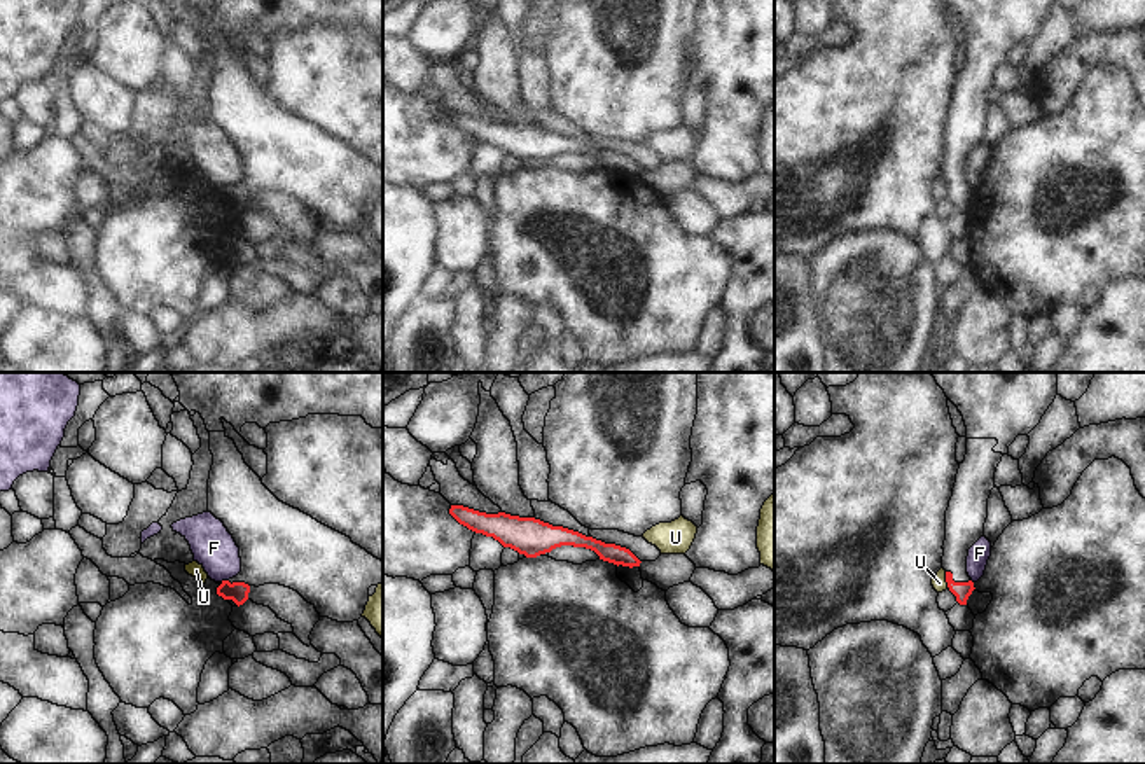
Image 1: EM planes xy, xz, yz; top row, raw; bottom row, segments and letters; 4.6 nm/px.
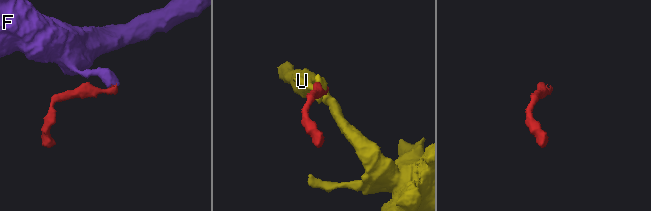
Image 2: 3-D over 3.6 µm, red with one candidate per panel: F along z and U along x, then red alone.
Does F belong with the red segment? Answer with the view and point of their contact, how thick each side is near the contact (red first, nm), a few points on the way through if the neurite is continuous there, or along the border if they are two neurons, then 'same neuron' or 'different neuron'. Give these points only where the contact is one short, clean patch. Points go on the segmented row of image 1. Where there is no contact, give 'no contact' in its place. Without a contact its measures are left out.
contact xy (224, 581); calibres 100 and 200 nm; border xy (228, 579), (221, 581); different neuron

